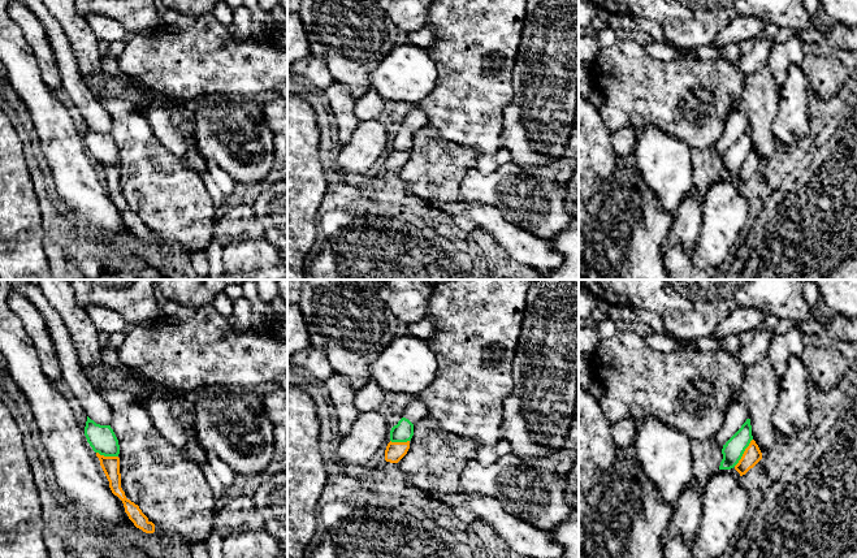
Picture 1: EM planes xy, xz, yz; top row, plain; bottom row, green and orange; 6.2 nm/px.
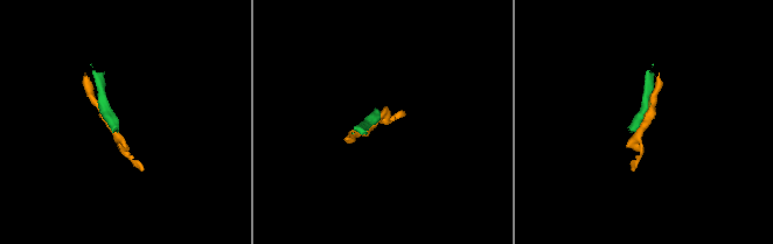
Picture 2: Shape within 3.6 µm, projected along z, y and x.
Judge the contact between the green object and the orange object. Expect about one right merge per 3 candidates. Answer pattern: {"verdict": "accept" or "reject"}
{"verdict": "reject"}

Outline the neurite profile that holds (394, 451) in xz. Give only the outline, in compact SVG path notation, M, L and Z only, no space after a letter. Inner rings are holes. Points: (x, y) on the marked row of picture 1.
M410 441L407 442L389 442L385 450L385 460L398 463L408 451Z

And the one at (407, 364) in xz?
M411 334L393 339L371 364L371 381L384 392L416 397L434 379L437 360L427 342Z

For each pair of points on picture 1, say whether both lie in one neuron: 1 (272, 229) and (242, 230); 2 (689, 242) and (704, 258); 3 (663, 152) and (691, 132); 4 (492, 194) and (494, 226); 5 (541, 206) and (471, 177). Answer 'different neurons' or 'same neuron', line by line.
1: different neurons
2: different neurons
3: different neurons
4: different neurons
5: same neuron

